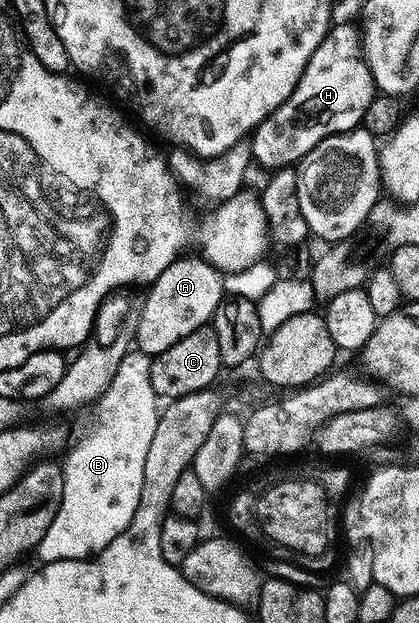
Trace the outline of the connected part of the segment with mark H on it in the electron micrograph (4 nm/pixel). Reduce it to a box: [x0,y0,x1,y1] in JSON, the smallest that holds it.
[249,23,376,170]

